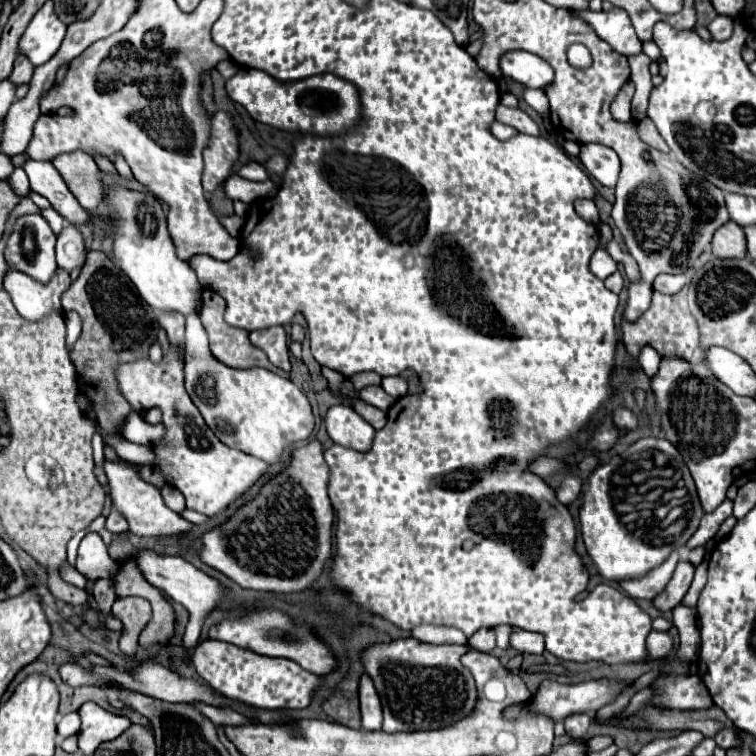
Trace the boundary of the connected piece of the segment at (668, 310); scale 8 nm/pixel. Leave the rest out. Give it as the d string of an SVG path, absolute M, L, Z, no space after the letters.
M656 291L650 309L636 323L628 325L628 329L622 329L622 341L630 355L630 369L638 367L638 355L646 345L656 349L660 357L682 357L684 361L692 361L698 349L698 325L688 309L686 291L680 291L676 295L662 295Z

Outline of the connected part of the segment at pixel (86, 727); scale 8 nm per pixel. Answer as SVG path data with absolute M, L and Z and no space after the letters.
M84 703L78 713L82 721L78 731L78 747L84 755L92 755L100 743L116 739L130 727L128 717L114 715L96 703Z

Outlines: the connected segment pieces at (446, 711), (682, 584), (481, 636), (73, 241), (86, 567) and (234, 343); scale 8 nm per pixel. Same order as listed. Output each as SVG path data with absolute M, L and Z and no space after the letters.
M414 637L374 645L366 651L366 673L376 685L384 709L384 731L426 731L452 725L476 705L476 685L470 671L460 663L462 647L428 645Z
M680 561L670 579L670 585L666 585L666 589L662 593L658 593L658 597L654 597L654 601L652 601L654 607L658 611L666 613L666 611L672 611L676 605L680 605L686 591L690 589L692 577L694 577L694 565L690 565L688 561Z
M480 629L478 633L474 633L468 643L478 649L478 651L486 651L490 653L494 647L496 647L496 635L494 635L494 629Z
M66 225L56 241L56 261L58 267L72 271L78 265L84 265L86 251L84 251L84 239L80 231L72 225Z
M88 533L80 547L78 547L78 559L76 559L76 569L88 579L88 581L98 581L98 579L112 579L118 573L118 565L110 559L106 545L102 543L100 535Z
M202 289L202 309L200 309L200 321L210 337L210 349L218 349L218 361L222 361L224 365L228 367L236 367L236 369L248 369L248 367L264 367L264 369L270 369L274 373L280 373L284 377L288 377L288 373L284 373L282 369L274 367L270 363L270 359L266 357L266 353L262 349L258 349L256 345L250 343L248 339L248 333L244 329L234 329L230 325L226 325L224 321L224 309L226 309L226 301L214 293L212 289Z

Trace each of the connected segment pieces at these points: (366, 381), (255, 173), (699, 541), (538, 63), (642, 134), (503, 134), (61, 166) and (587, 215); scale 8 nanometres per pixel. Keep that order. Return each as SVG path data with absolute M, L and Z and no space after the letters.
M358 373L358 375L354 375L350 381L352 381L352 385L356 387L356 391L362 391L362 389L368 387L368 385L380 385L382 377L376 375L376 373Z
M248 163L248 165L240 167L238 175L242 179L248 179L248 181L266 181L268 179L268 173L260 163Z
M726 499L716 511L706 513L700 521L698 531L690 537L690 541L686 543L686 549L694 549L694 547L706 547L706 543L716 535L718 527L724 523L724 519L728 519L732 515L732 501Z
M512 51L502 55L500 67L506 77L512 77L530 89L546 89L546 85L554 81L552 67L542 57L526 51Z
M648 117L638 123L638 137L640 137L642 141L646 141L646 145L650 145L650 147L654 147L654 149L658 149L658 151L662 151L662 153L670 153L666 141L660 137L660 133L656 131L654 123L652 123Z
M494 121L494 123L492 123L492 131L494 131L494 137L496 137L496 139L502 139L502 141L506 141L506 139L510 139L510 137L514 137L514 135L518 133L516 129L506 127L506 125L498 123L498 121Z
M74 151L58 155L52 165L60 171L62 179L70 191L76 193L76 199L84 209L92 211L98 207L104 197L104 185L100 181L100 169L88 153Z
M576 199L576 211L580 213L580 217L582 219L586 219L588 223L594 223L594 225L598 225L600 223L600 217L598 217L598 209L596 209L596 205L594 205L594 201L590 201L590 199Z

